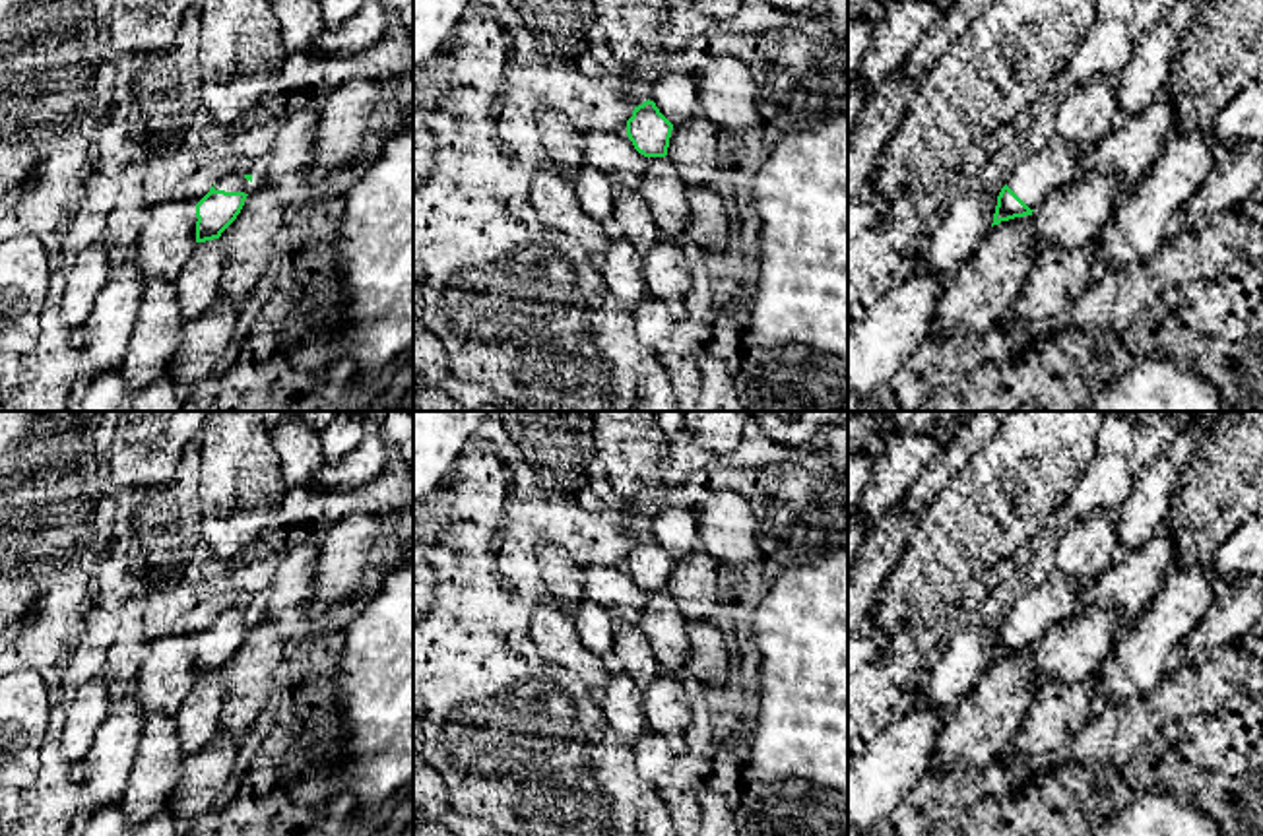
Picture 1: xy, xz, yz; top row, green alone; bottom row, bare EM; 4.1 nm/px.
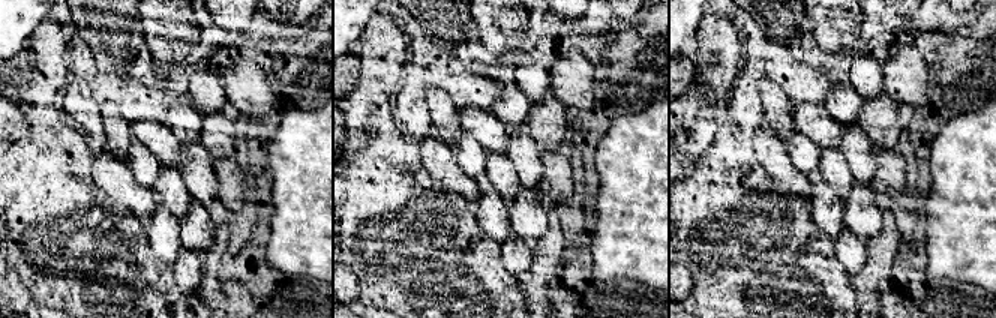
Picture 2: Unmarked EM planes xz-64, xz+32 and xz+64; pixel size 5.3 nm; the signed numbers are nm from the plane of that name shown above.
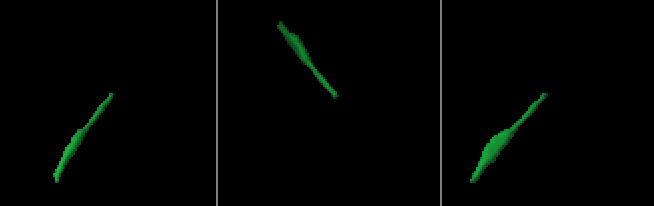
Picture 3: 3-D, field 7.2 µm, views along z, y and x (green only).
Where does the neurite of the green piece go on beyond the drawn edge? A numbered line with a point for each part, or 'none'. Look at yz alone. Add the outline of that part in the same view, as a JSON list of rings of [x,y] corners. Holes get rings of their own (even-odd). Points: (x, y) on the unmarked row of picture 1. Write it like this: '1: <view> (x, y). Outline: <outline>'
1: yz (1054, 600). Outline: [[[1052,572],[1007,613],[1007,621],[1030,642],[1038,644],[1057,623],[1079,609],[1079,584]]]

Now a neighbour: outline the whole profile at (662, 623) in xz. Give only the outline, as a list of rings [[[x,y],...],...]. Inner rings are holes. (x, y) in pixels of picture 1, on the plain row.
[[[667,592],[646,594],[640,630],[650,640],[660,667],[683,679],[689,654],[687,619]]]

